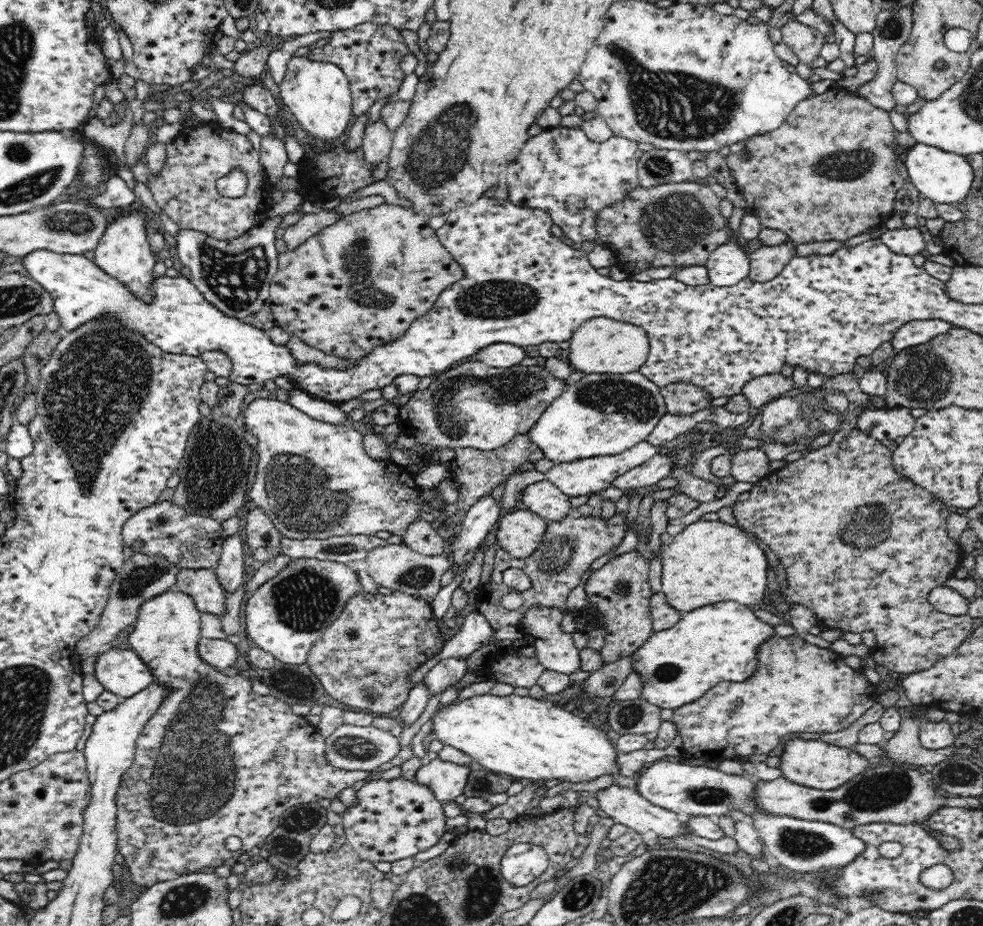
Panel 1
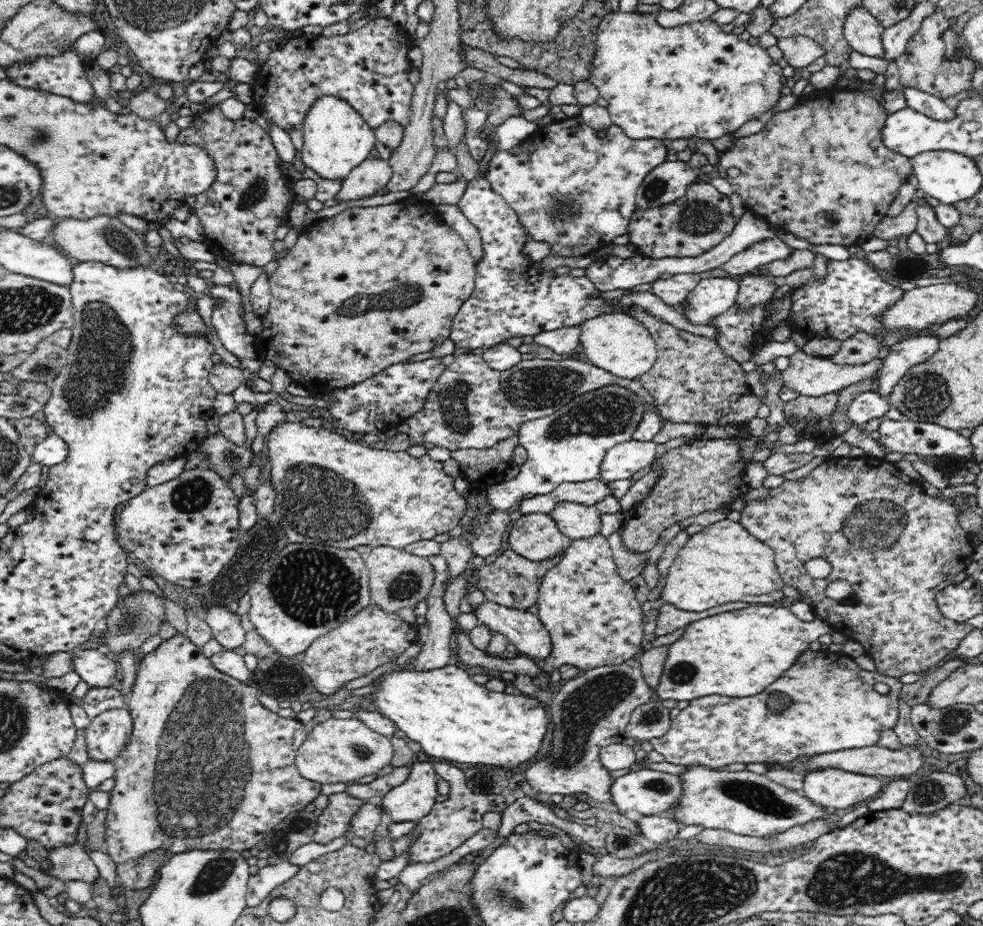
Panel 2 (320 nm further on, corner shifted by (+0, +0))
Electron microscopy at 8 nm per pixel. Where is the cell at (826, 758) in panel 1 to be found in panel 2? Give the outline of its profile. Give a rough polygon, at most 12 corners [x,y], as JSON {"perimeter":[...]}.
{"perimeter":[[826,769],[802,793],[841,814],[882,792],[883,778]]}

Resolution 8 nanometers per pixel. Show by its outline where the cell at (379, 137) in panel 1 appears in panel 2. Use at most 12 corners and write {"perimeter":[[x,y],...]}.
{"perimeter":[[367,158],[342,180],[336,201],[376,195],[392,178],[389,161]]}

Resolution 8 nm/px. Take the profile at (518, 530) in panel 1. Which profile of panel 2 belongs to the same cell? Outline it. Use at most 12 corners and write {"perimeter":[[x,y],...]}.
{"perimeter":[[548,514],[511,524],[510,549],[534,562],[572,540]]}

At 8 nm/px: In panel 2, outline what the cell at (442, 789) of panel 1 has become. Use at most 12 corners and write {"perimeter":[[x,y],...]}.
{"perimeter":[[410,765],[408,780],[381,798],[392,822],[416,822],[436,802],[436,771]]}

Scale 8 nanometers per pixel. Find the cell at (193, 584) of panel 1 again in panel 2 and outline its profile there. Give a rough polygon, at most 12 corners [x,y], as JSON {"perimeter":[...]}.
{"perimeter":[[210,608],[204,620],[223,650],[243,646],[245,631],[228,608]]}

